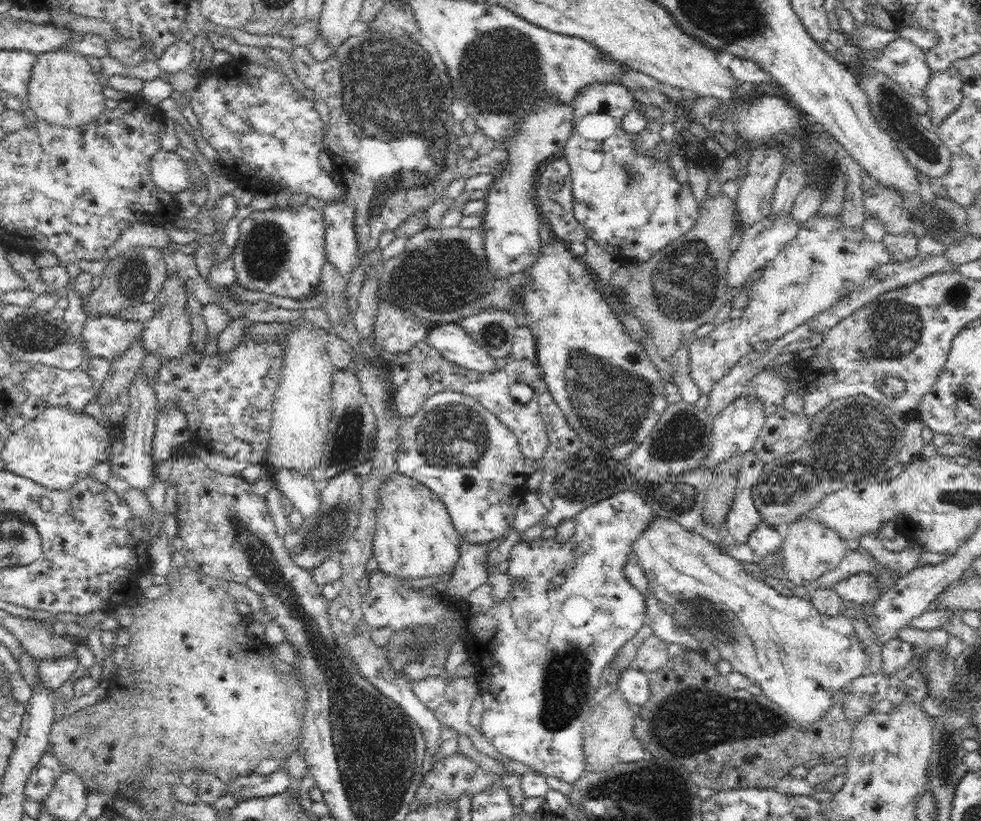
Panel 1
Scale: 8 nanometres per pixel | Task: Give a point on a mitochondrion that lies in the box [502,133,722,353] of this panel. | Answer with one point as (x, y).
(632, 177)

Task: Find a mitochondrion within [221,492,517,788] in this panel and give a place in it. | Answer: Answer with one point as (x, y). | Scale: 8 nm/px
(333, 523)

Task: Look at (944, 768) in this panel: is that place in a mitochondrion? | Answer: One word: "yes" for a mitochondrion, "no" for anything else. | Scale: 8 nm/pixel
yes

